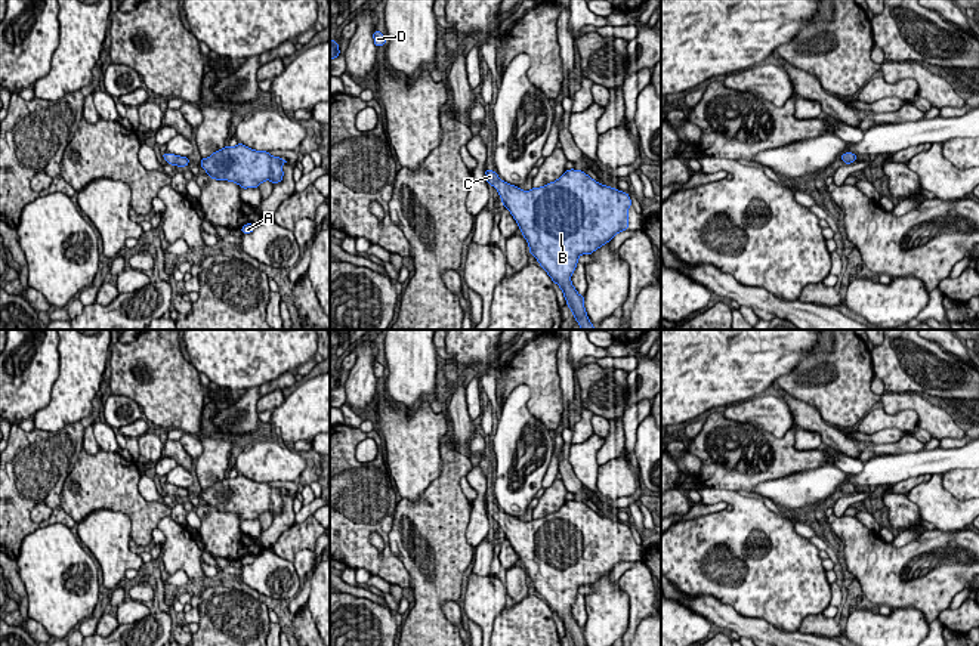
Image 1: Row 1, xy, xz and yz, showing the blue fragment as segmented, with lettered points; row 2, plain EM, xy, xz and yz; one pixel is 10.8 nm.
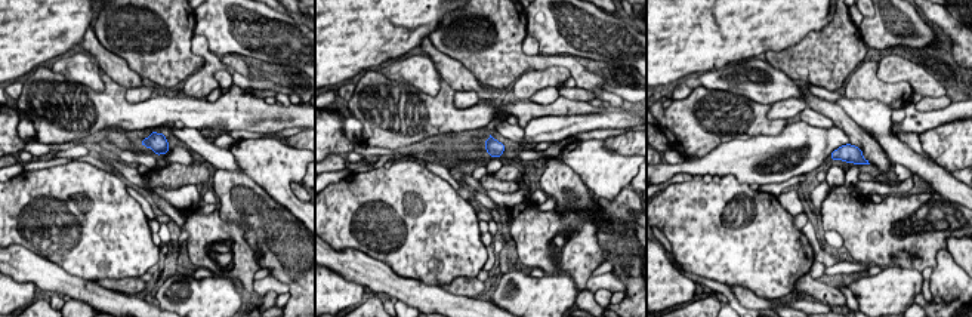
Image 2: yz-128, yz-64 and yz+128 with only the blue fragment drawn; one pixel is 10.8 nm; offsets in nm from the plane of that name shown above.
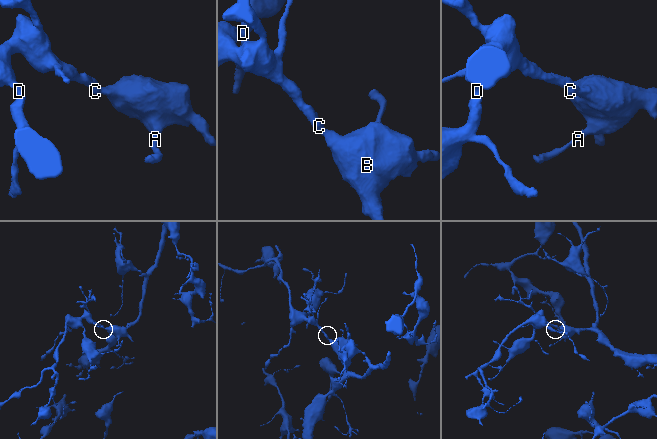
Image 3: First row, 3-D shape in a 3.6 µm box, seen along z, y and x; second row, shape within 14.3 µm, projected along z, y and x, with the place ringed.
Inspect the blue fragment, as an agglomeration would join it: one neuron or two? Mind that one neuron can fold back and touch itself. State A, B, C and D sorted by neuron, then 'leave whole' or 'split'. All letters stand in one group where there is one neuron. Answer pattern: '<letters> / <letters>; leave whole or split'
A B C D; leave whole

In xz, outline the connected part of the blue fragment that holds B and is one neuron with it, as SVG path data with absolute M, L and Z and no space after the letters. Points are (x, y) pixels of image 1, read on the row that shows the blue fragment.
M485 170L492 185L518 222L529 253L556 282L581 330L596 330L571 282L581 254L592 254L618 232L629 229L631 200L606 185L600 185L581 170L566 170L558 180L541 188L522 191Z

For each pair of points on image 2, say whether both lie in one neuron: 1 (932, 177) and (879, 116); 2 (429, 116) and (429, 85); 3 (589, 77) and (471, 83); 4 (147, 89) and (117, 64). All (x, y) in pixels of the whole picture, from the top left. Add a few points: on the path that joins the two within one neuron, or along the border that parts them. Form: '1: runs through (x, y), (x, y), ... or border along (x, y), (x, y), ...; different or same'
1: runs through (916, 163), (904, 156), (882, 132); same
2: border along (441, 77), (441, 86), (435, 95), (414, 94); different
3: border along (454, 59), (483, 85), (497, 94); different
4: border along (145, 82), (127, 89); different

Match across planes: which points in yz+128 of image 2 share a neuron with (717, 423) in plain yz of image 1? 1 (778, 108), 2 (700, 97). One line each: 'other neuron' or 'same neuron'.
1: other neuron
2: same neuron

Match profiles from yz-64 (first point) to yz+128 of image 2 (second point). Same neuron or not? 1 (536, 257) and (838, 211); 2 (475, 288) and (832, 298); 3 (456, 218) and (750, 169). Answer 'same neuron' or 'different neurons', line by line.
1: same neuron
2: same neuron
3: different neurons

